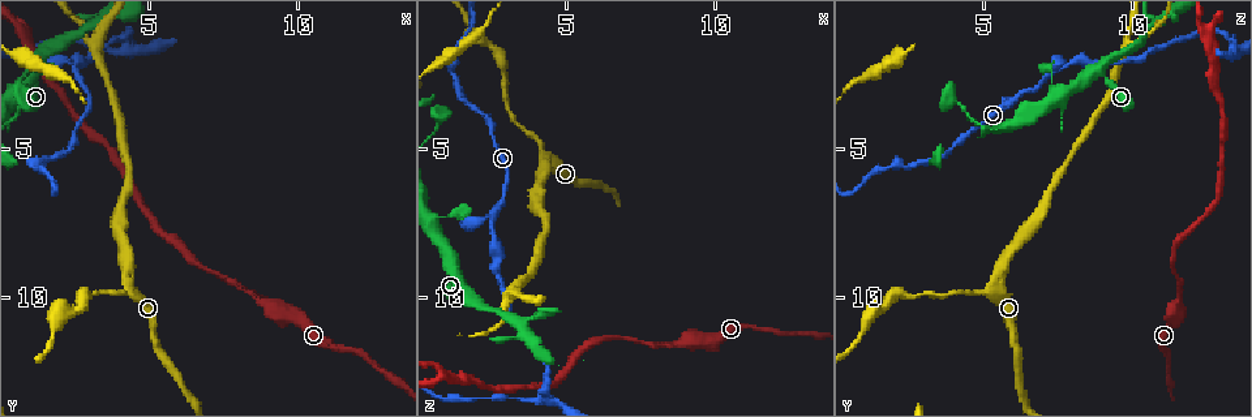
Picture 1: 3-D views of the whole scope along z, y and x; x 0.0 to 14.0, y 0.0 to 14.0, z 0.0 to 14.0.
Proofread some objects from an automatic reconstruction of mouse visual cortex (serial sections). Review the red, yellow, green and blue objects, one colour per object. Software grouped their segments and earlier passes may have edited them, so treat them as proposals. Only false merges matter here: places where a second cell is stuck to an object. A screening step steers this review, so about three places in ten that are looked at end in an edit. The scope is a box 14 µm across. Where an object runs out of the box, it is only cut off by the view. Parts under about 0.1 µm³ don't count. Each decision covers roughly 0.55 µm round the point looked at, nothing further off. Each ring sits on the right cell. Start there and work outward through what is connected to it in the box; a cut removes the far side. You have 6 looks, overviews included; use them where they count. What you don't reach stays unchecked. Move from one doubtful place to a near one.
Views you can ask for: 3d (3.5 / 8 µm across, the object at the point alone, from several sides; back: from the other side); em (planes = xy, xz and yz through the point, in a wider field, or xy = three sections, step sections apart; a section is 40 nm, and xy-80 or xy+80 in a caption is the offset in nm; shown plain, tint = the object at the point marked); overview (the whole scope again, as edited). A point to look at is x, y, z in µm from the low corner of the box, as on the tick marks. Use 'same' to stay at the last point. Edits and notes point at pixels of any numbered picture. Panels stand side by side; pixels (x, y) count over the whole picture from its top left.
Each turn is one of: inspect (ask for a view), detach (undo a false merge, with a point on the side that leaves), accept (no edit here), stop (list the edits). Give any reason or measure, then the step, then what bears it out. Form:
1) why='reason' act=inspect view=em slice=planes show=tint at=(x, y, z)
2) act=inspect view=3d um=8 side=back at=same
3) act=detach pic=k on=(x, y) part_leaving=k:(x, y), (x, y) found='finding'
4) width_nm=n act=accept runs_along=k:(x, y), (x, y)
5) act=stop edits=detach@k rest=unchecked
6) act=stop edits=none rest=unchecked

why='three arms meet' act=inspect view=3d um=3.5 at=(2.6, 2.4, 7.3)

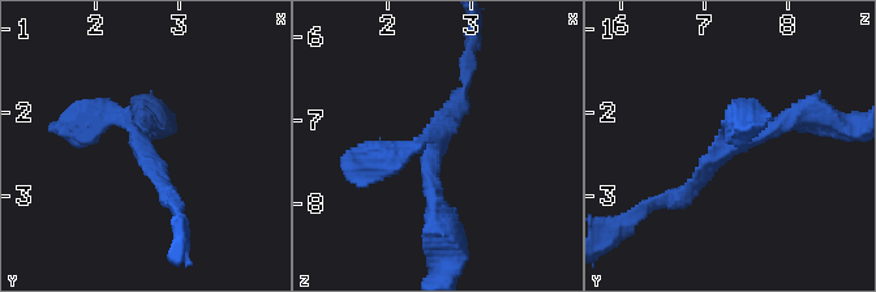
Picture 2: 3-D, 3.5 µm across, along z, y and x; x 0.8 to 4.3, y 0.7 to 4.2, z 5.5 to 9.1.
arm_widths_nm=200,200,250 act=accept runs_along=2:(662, 200), (797, 115) found='all the same cell'

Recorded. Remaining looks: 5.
why='three-way junction' act=inspect view=3d um=8 side=back at=(0.8, 1.2, 12.5)

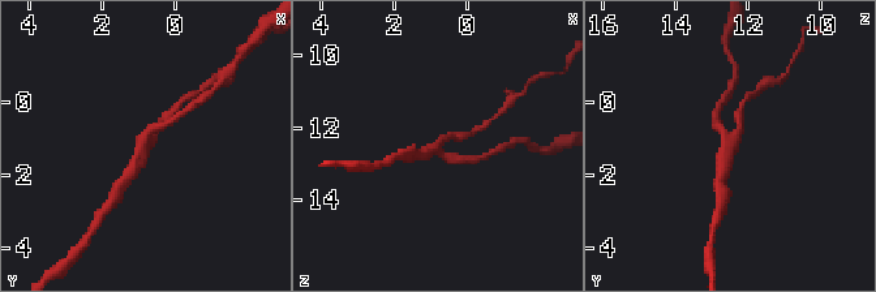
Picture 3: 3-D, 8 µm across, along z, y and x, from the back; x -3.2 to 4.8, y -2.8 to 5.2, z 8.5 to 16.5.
arms=3 arm_widths_nm=150,250,300 act=inspect view=em slice=xy step=1 show=tint at=(0.9, 1.2, 12.6)

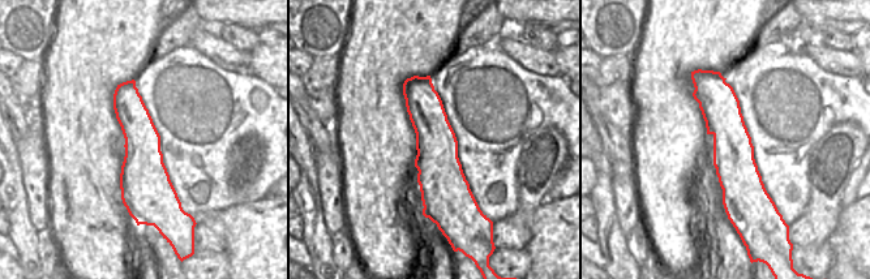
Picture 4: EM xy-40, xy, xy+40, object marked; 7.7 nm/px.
act=accept runs_along=3:(125, 180), (144, 142), (167, 120) found='continuous, no second cell'

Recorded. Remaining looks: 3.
why='a fork' act=inspect view=3d um=8 at=(4.2, 1.7, 13.3)

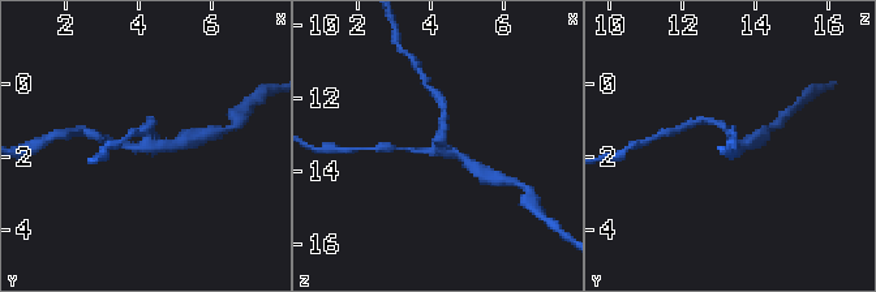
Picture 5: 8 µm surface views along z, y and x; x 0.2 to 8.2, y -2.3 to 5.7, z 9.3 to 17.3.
why='zoom in' act=inspect view=3d um=3.5 at=(4.2, 1.6, 13.3)

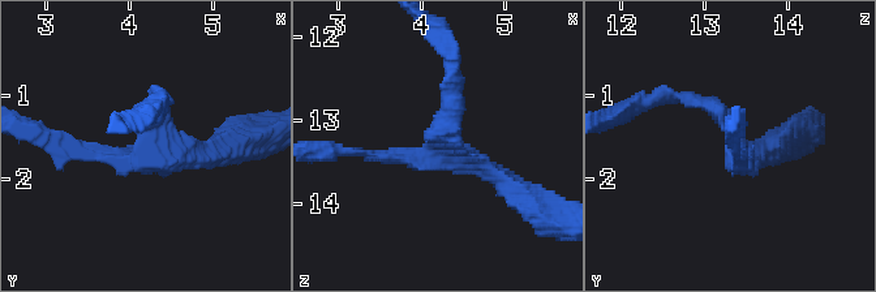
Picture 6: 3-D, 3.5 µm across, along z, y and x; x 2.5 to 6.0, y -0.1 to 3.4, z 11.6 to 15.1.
act=accept runs_along=6:(454, 99), (442, 149), (361, 155) found='continuous, no second cell'

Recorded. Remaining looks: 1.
act=stop edits=none rest=unchecked

